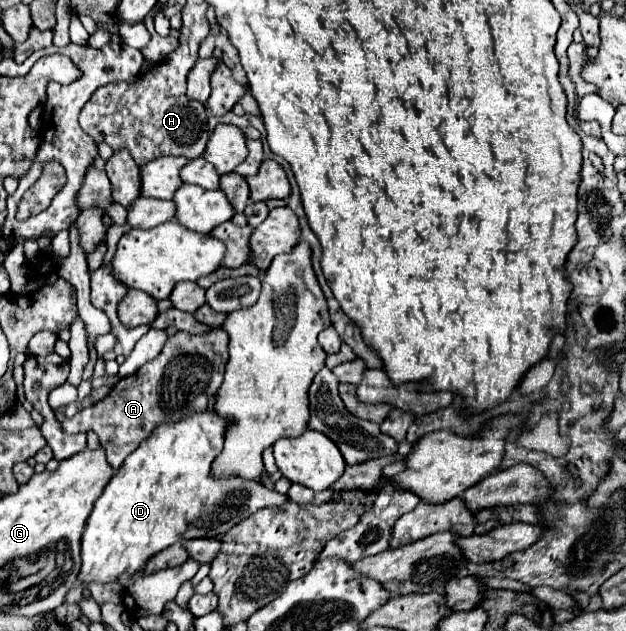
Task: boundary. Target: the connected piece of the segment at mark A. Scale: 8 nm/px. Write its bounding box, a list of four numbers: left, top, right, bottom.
[62,328,228,472]

